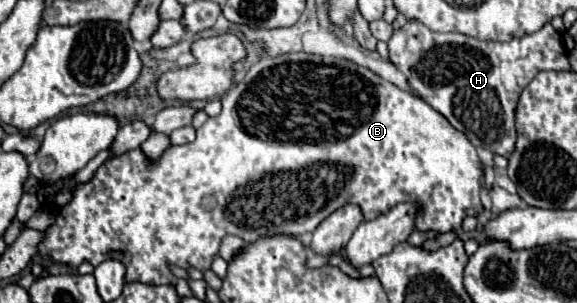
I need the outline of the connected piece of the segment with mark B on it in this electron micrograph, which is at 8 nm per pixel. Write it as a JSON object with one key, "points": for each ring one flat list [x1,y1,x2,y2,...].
{"points":[[305,52,297,54,283,54,275,58,261,58,257,64,253,64,245,78,231,86,231,90,221,98,223,110,219,116,209,118,199,130,197,138,191,144,183,146,169,146,167,152,161,156,157,164,149,164,143,152,131,150,123,156,117,156,113,160,107,160,99,166,99,170,93,174,93,178,85,184,75,186,73,190,67,188,65,182,55,182,55,186,61,192,73,192,71,204,63,208,53,208,55,224,45,230,47,238,39,244,39,256,51,258,55,262,63,262,67,266,79,266,83,260,97,266,103,260,115,258,125,264,127,282,147,282,147,284,169,284,173,282,173,274,169,270,169,264,177,264,181,268,195,266,197,270,207,270,213,262,213,258,219,252,219,244,223,236,235,234,243,238,245,242,255,242,259,236,273,236,273,234,293,234,293,236,305,236,313,232,319,222,323,222,329,214,335,212,335,208,341,208,343,204,357,204,361,206,365,220,373,220,381,216,383,212,391,210,399,202,415,202,421,206,421,216,417,218,417,230,437,230,437,232,459,232,461,222,465,216,477,216,483,210,481,204,481,178,483,178,483,166,477,158,475,146,467,140,467,136,459,130,455,130,445,116,441,116,437,110,433,110,425,100,399,90,391,82,381,80,377,74,373,74,369,68,357,66,355,62,349,62,345,58,321,58]]}

